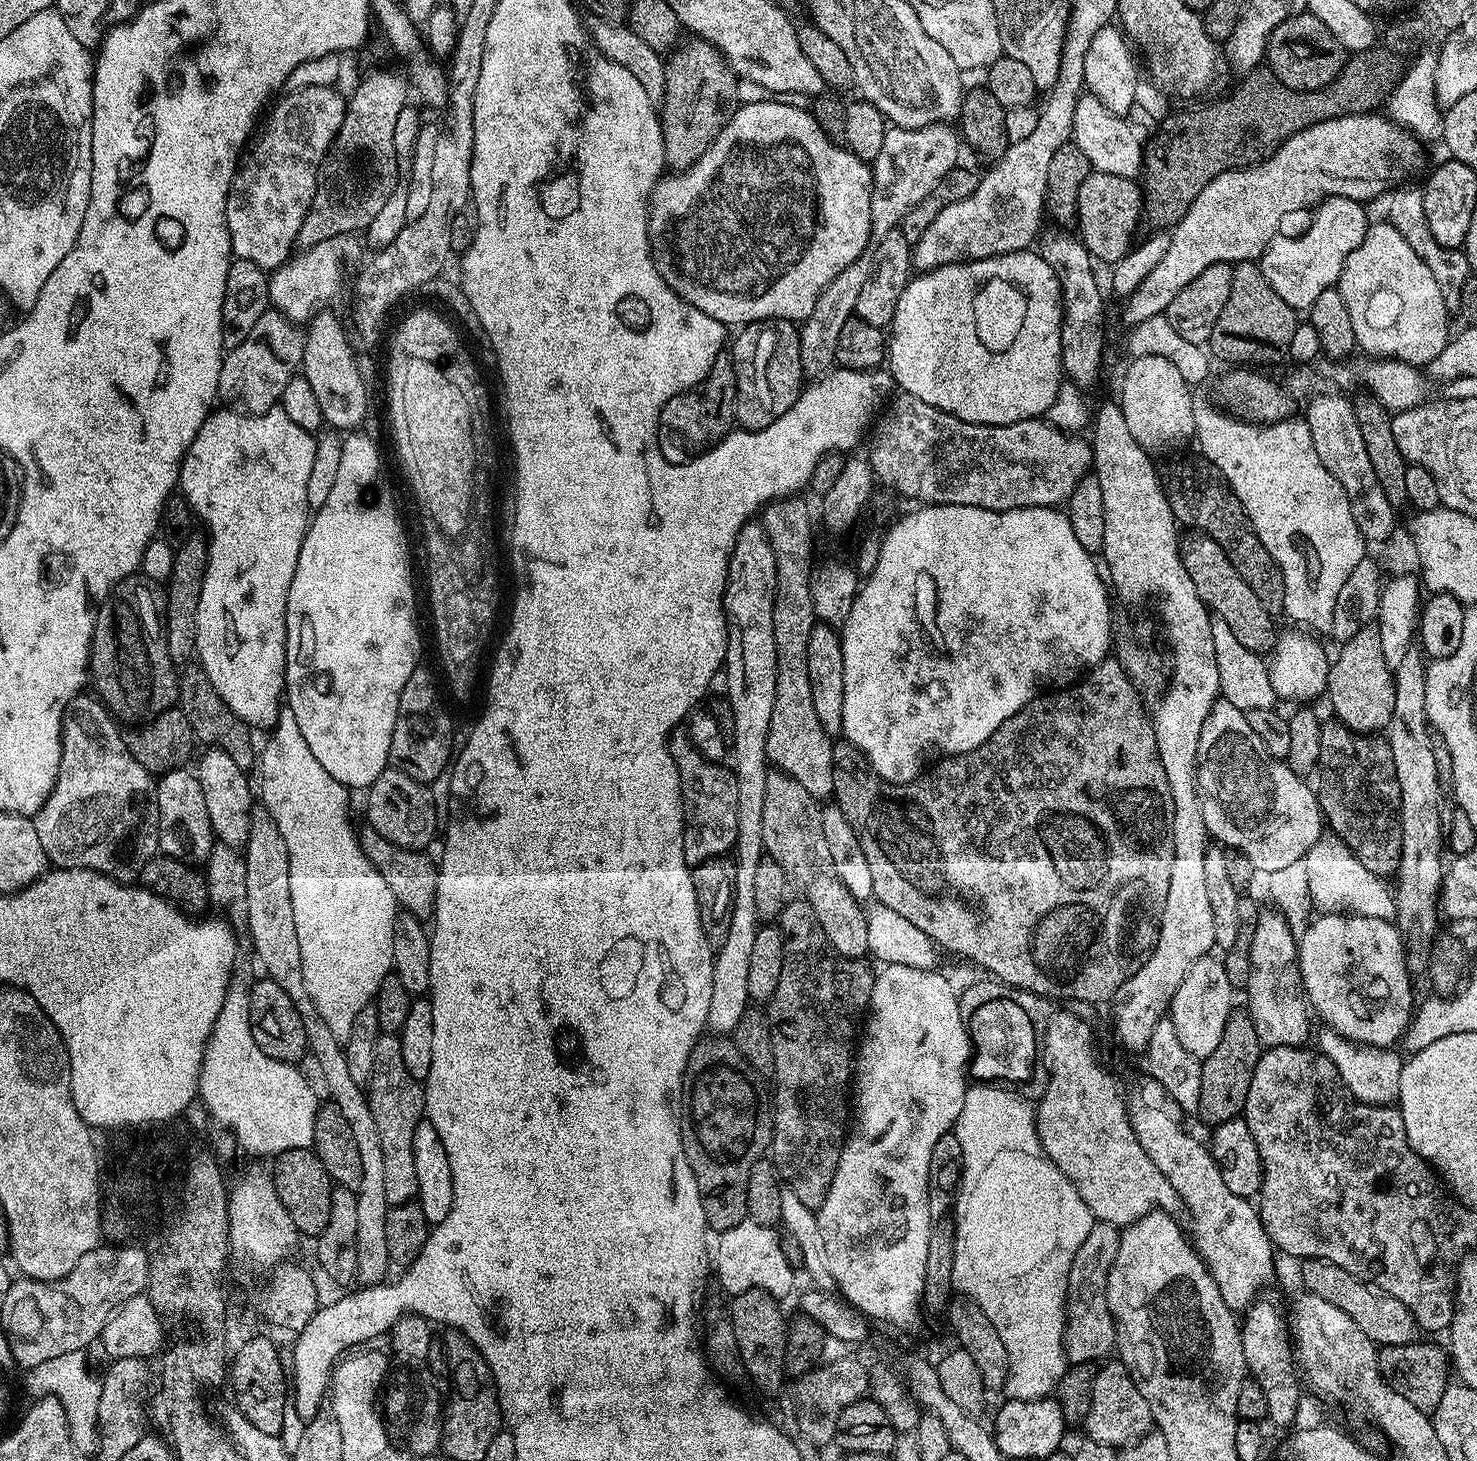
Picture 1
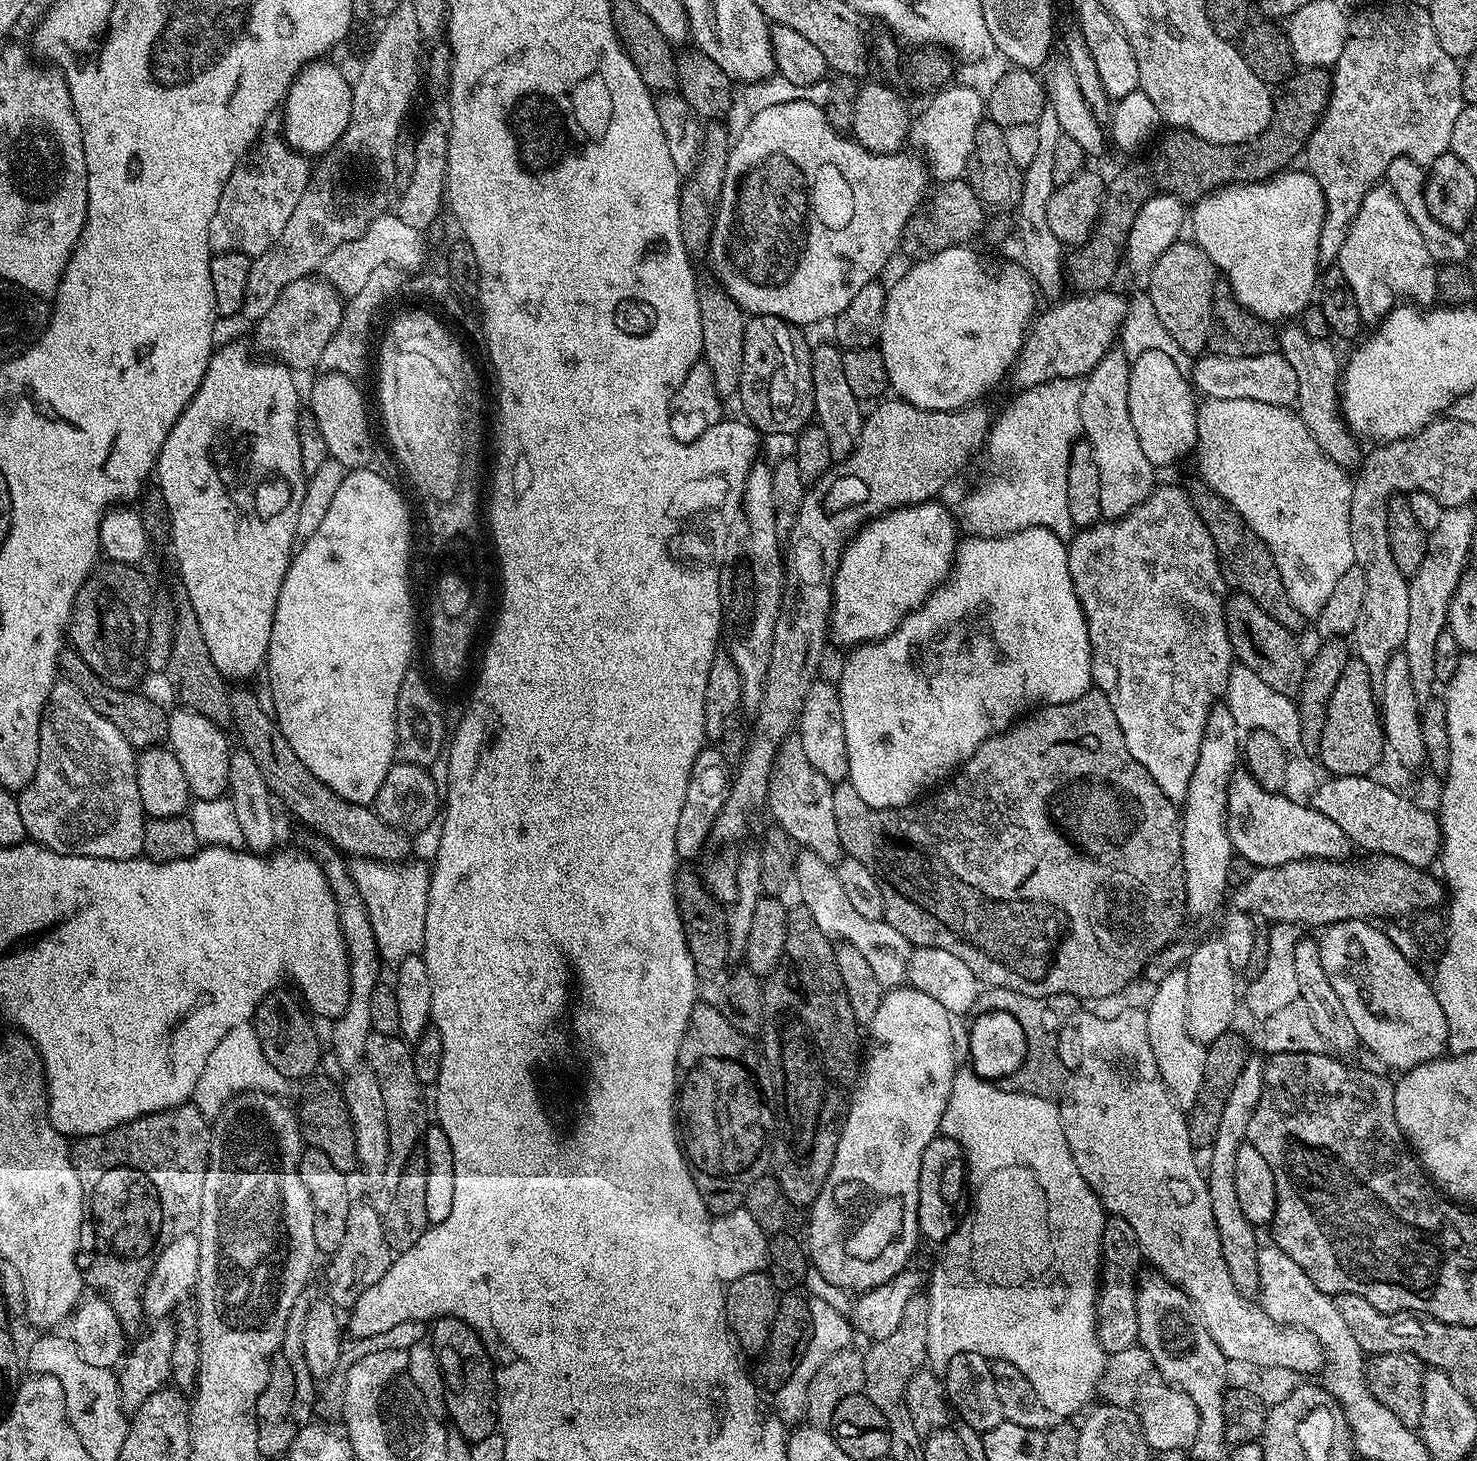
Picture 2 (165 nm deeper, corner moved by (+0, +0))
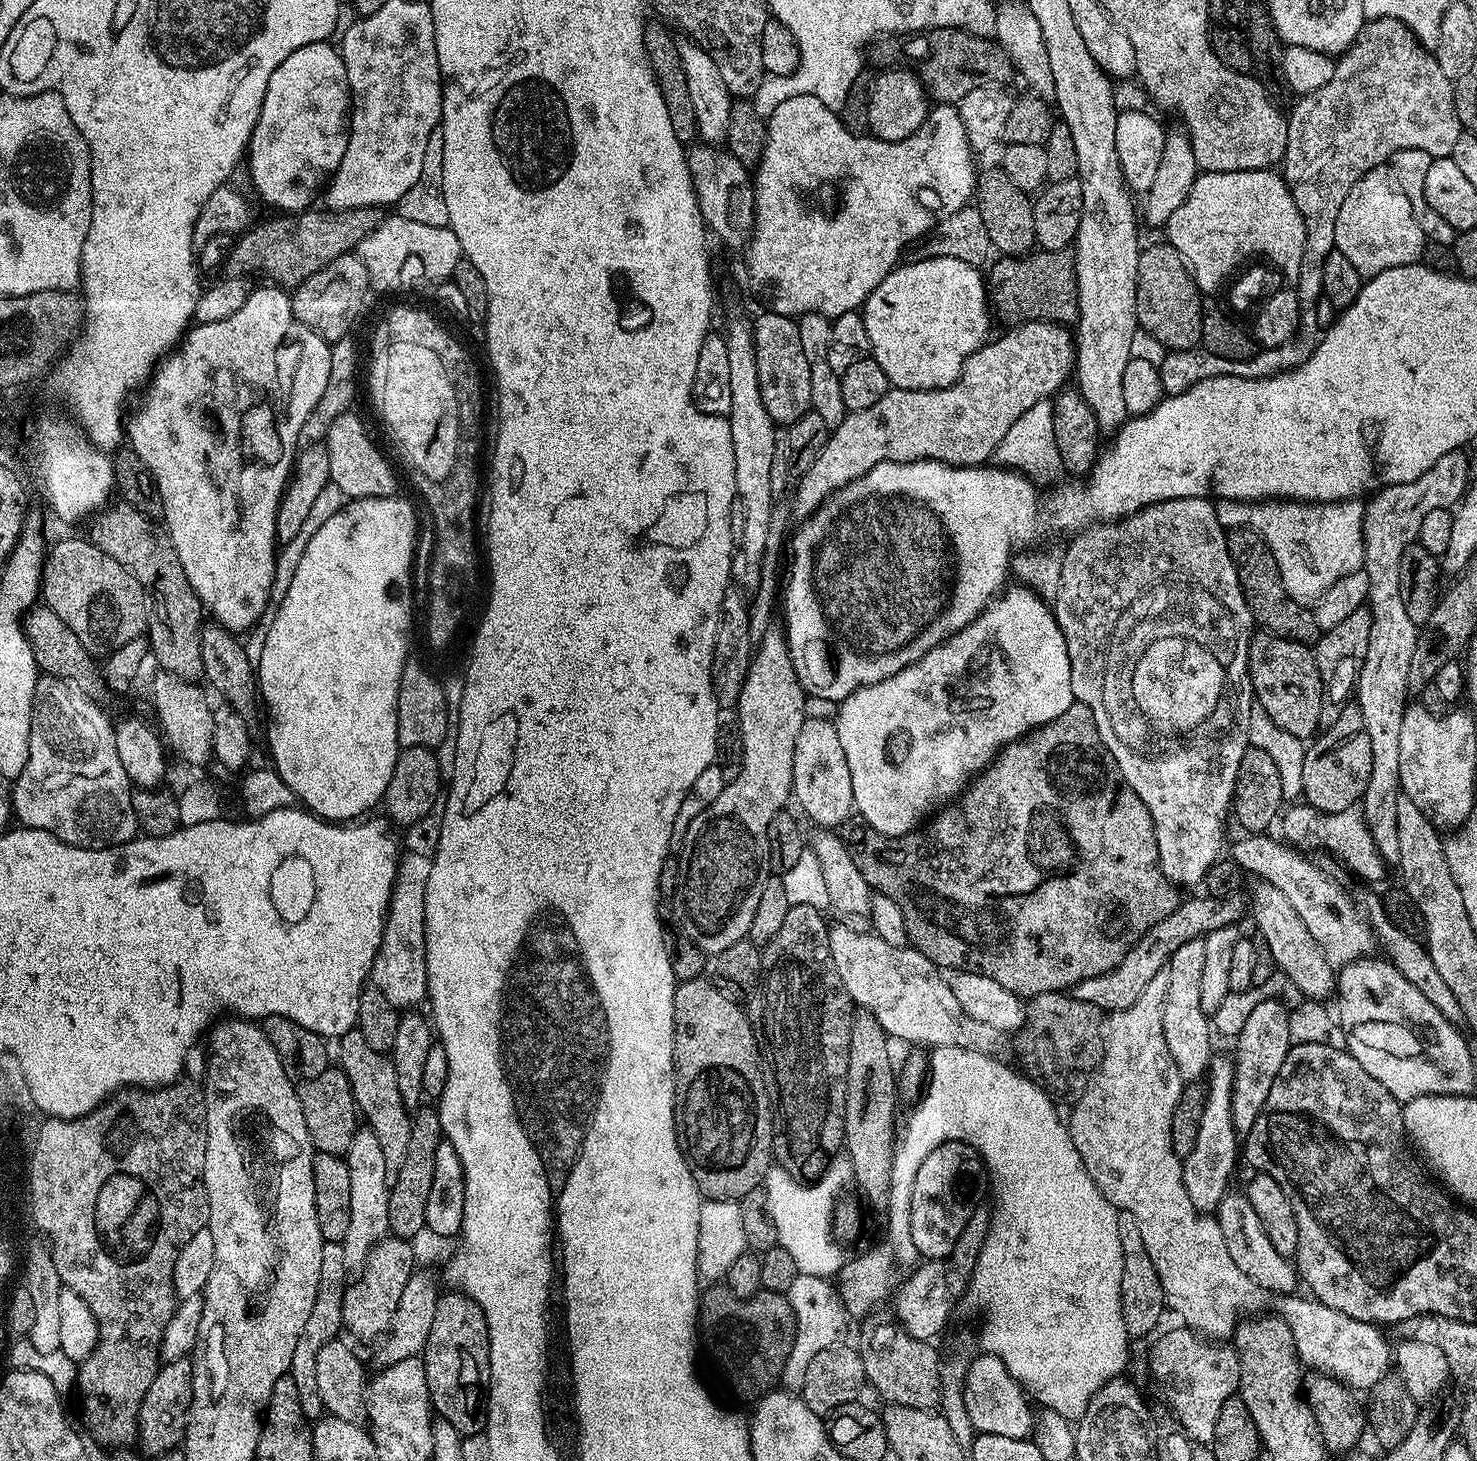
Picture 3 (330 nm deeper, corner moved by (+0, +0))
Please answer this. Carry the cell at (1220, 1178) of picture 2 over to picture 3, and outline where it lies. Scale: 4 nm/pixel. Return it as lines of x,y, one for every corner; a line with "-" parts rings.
1281,999
1260,1001
1251,1011
1241,1032
1234,1037
1236,1069
1232,1087
1232,1117
1237,1137
1247,1137
1254,1126
1266,1102
1266,1094
1270,1094
1270,1086
1274,1086
1274,1078
1278,1070
1282,1070
1282,1062
1286,1062
1286,1054
1292,1049
1289,1011
1289,1006

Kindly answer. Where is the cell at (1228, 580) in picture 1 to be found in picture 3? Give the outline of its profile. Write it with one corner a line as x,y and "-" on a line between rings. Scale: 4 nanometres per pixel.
1253,631
1248,641
1248,679
1255,703
1268,711
1279,728
1301,738
1317,735
1322,714
1322,682
1315,651
1309,645
1287,640
1273,632

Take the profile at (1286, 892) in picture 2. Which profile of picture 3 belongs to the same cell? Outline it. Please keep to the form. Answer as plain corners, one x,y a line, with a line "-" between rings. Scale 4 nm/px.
1199,895
1193,900
1185,899
1174,910
1174,914
1150,926
1150,930
1146,930
1142,939
1124,955
1117,968
1106,974
1098,974
1094,978
1086,978
1078,982
1070,989
1070,994
1082,1002
1090,1002
1098,1006
1105,1014
1126,1010
1134,1006
1134,1002
1138,1002
1138,997
1142,995
1142,990
1146,990
1150,978
1154,978
1154,974
1165,971
1169,958
1174,954
1174,950
1178,950
1178,946
1208,936
1214,930
1220,930
1222,926
1236,924
1243,912
1245,915
1246,900
1245,897
1243,900
1243,895

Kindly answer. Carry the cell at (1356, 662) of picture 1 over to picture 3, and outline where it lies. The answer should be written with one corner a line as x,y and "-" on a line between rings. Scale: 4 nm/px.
1349,702
1342,714
1338,714
1338,722
1323,729
1304,749
1303,799
1320,812
1337,812
1353,807
1363,797
1371,765
1370,734
1366,734
1362,710
1356,703

